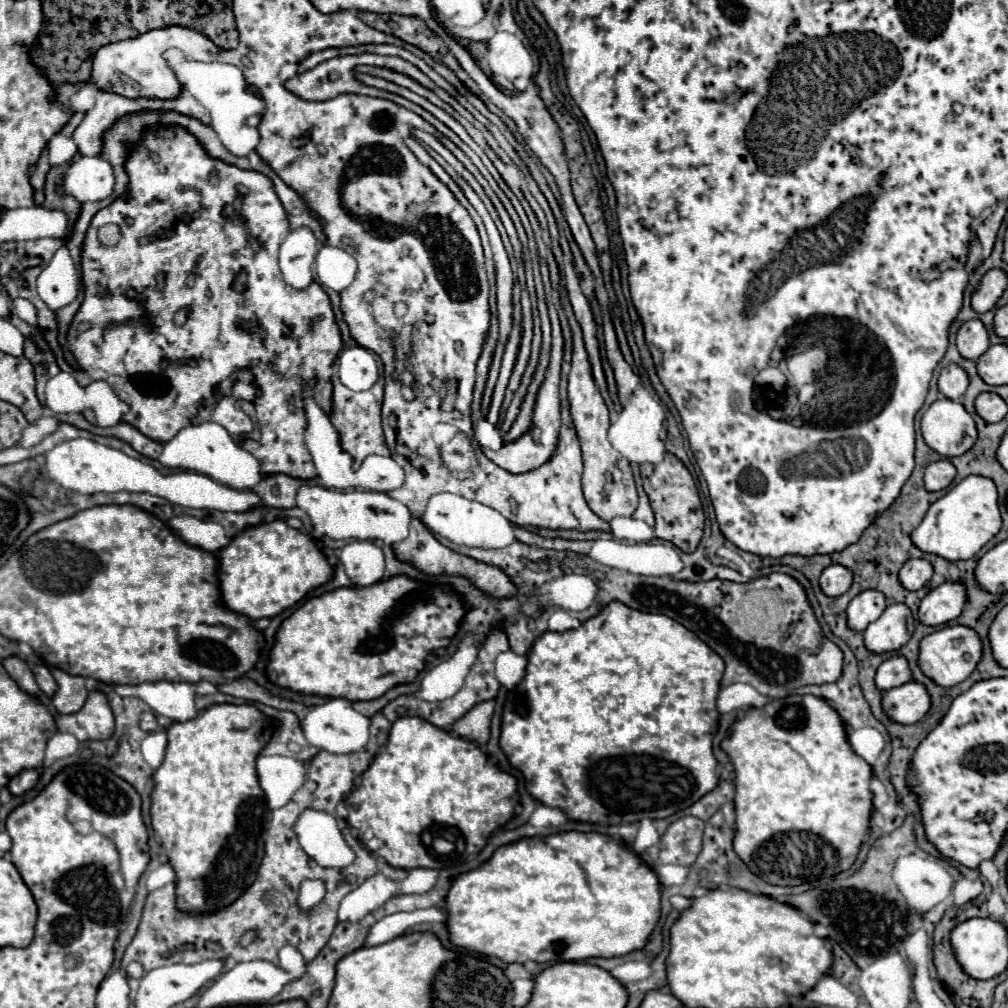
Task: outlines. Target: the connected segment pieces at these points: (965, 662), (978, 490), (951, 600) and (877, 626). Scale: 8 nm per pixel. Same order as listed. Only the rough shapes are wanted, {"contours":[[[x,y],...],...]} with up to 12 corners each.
{"contours":[[[945,626],[919,644],[921,672],[943,688],[963,682],[981,660],[981,640]],[[967,476],[911,532],[925,554],[973,558],[999,528],[995,484]],[[941,584],[919,604],[919,622],[941,626],[965,606],[961,584]],[[889,604],[863,632],[873,654],[897,652],[913,636],[905,604]]]}

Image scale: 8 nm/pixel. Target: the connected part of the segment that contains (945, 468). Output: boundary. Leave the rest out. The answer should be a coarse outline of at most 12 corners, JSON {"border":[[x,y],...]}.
{"border":[[949,460],[931,462],[923,482],[929,492],[945,490],[955,476]]}

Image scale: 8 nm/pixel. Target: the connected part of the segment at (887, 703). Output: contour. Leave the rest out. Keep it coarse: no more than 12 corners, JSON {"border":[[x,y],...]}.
{"border":[[921,684],[891,688],[881,708],[893,722],[915,724],[931,708]]}

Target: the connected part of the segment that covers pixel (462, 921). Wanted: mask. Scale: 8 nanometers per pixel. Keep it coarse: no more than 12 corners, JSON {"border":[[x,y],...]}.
{"border":[[617,838],[499,846],[451,880],[453,946],[511,962],[639,950],[661,884]]}

